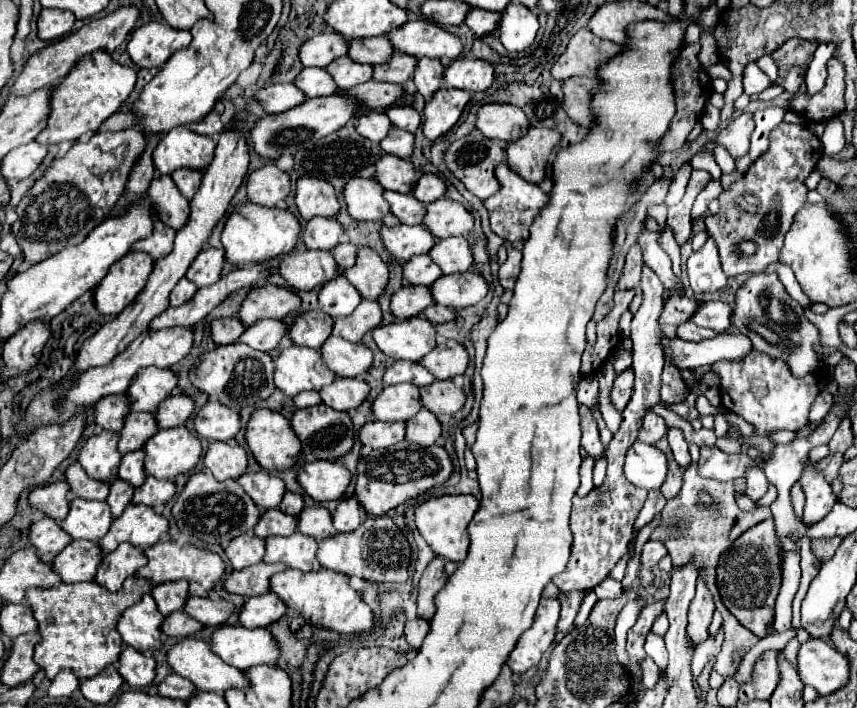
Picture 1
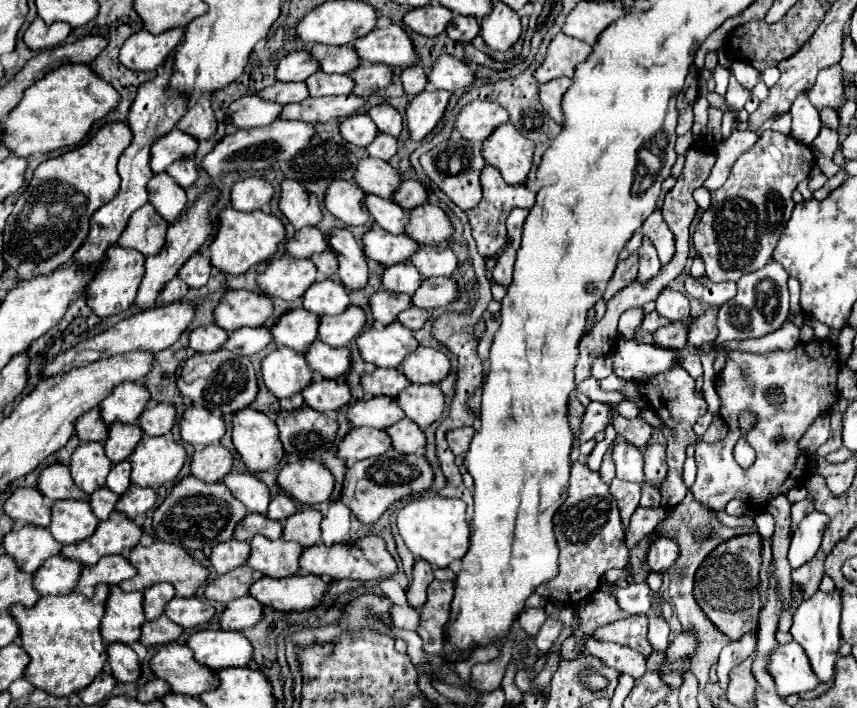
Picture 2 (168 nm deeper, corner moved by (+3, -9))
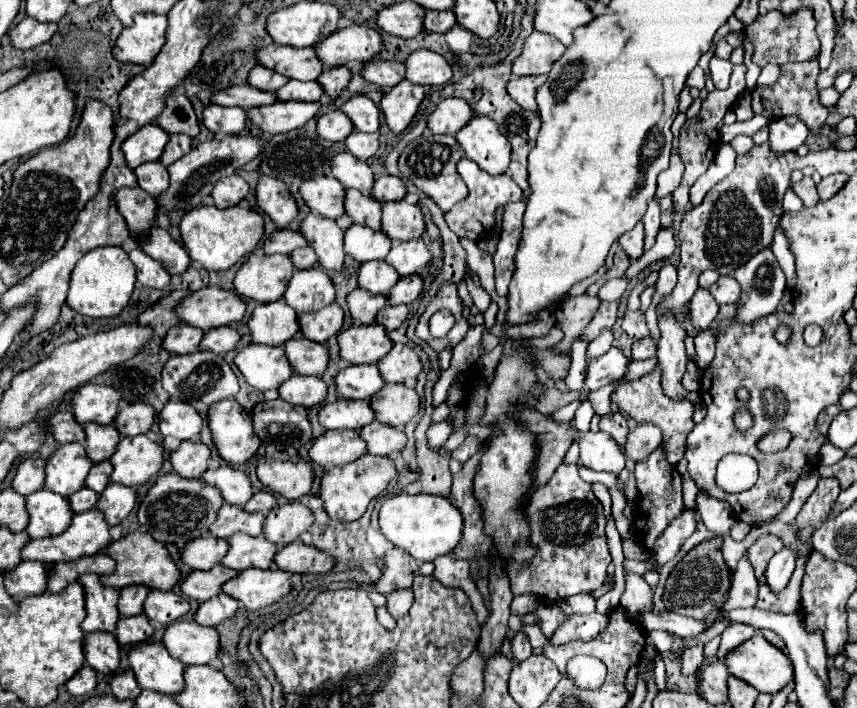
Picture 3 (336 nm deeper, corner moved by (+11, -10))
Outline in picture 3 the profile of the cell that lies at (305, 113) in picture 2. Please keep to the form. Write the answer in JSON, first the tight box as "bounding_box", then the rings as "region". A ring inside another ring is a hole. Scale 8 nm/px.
{"bounding_box":[246,102,318,134],"region":[[[274,102],[246,110],[248,120],[264,134],[280,134],[300,128],[318,114],[318,102]]]}

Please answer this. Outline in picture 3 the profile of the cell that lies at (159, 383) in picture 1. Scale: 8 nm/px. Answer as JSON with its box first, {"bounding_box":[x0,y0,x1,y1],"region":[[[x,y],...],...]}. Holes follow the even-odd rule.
{"bounding_box":[70,384,120,424],"region":[[[84,384],[70,398],[70,406],[74,408],[74,418],[78,414],[78,424],[98,422],[110,424],[118,412],[120,394],[114,388],[100,384]]]}

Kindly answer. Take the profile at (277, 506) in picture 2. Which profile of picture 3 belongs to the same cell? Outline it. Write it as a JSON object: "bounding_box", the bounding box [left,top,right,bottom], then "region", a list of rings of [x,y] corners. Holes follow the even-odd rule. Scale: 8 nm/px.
{"bounding_box":[244,490,276,514],"region":[[[262,490],[262,492],[256,492],[248,500],[248,504],[244,504],[244,510],[246,512],[264,512],[266,514],[266,512],[272,510],[272,506],[276,506],[276,498],[270,492]]]}

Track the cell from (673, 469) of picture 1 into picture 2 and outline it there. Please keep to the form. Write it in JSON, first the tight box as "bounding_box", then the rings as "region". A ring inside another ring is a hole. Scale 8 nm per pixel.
{"bounding_box":[642,443,668,489],"region":[[[656,443],[656,445],[644,447],[642,453],[644,453],[644,473],[646,473],[646,479],[652,481],[652,487],[660,489],[664,485],[666,475],[668,475],[666,447]]]}

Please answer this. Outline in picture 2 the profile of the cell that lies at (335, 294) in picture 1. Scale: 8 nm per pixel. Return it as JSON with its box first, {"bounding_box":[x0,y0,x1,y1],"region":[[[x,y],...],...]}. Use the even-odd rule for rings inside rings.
{"bounding_box":[304,279,350,317],"region":[[[324,279],[314,283],[304,293],[304,309],[316,313],[318,317],[326,315],[340,315],[348,309],[350,297],[346,287],[336,279]]]}

